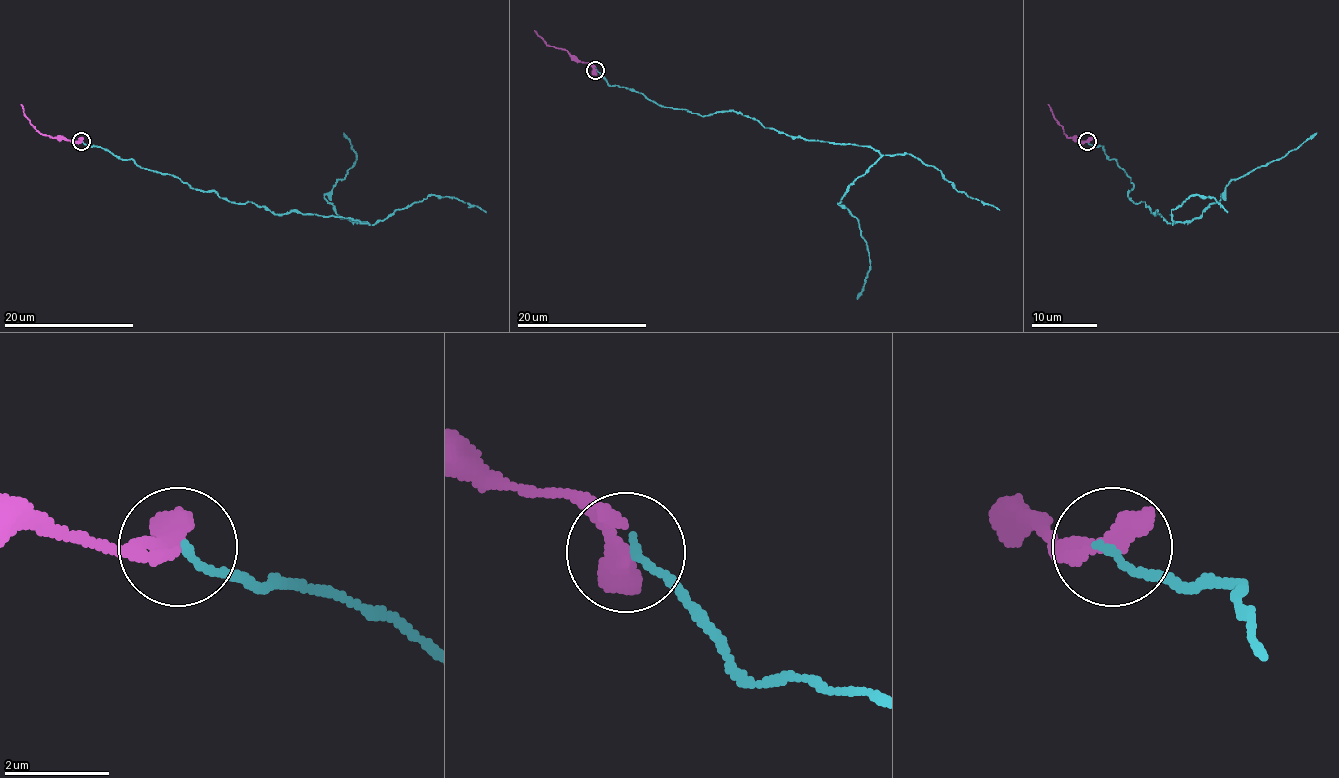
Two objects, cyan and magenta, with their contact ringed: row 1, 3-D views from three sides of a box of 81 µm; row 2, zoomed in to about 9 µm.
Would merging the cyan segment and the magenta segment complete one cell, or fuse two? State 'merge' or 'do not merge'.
merge

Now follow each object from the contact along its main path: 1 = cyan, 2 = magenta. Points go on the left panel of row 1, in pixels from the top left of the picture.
1: (83, 141), (192, 188), (276, 214), (367, 222), (351, 222), (327, 199), (356, 162), (343, 133)
2: (81, 141), (42, 134), (26, 118), (21, 103)

